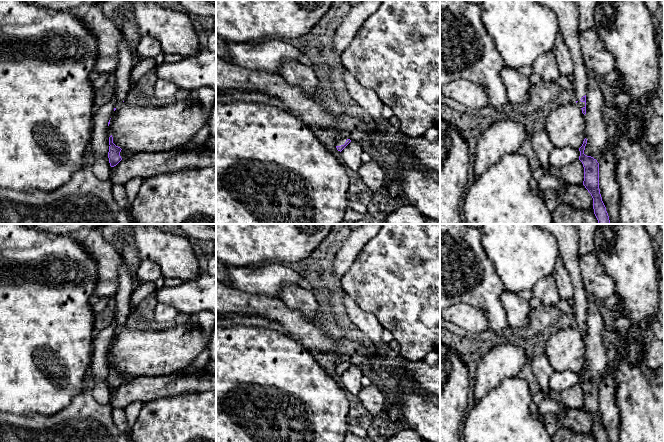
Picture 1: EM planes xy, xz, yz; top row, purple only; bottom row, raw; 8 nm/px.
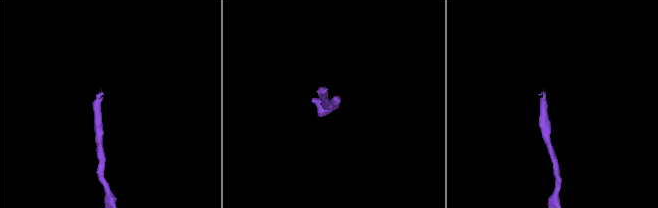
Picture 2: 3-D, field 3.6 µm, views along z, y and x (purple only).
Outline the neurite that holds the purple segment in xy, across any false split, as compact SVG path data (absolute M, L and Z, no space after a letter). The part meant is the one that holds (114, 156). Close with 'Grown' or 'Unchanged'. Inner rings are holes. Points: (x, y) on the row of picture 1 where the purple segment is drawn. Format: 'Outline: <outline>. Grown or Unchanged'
Outline: M112 135L109 137L109 145L110 145L108 152L109 163L111 167L114 167L122 160L120 156L120 152L122 149L113 143Z. Unchanged

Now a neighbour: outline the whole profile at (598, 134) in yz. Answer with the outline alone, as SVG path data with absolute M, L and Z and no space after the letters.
M587 69L588 86L586 90L586 132L587 144L584 154L600 163L609 149L613 131L604 119L603 107L608 104L605 86L591 69Z

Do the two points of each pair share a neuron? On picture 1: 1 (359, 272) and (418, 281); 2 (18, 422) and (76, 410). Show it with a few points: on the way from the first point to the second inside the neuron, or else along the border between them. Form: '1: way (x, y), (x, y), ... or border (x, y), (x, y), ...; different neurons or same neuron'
1: way (374, 276), (403, 276); same neuron
2: way (32, 423), (62, 423); same neuron

